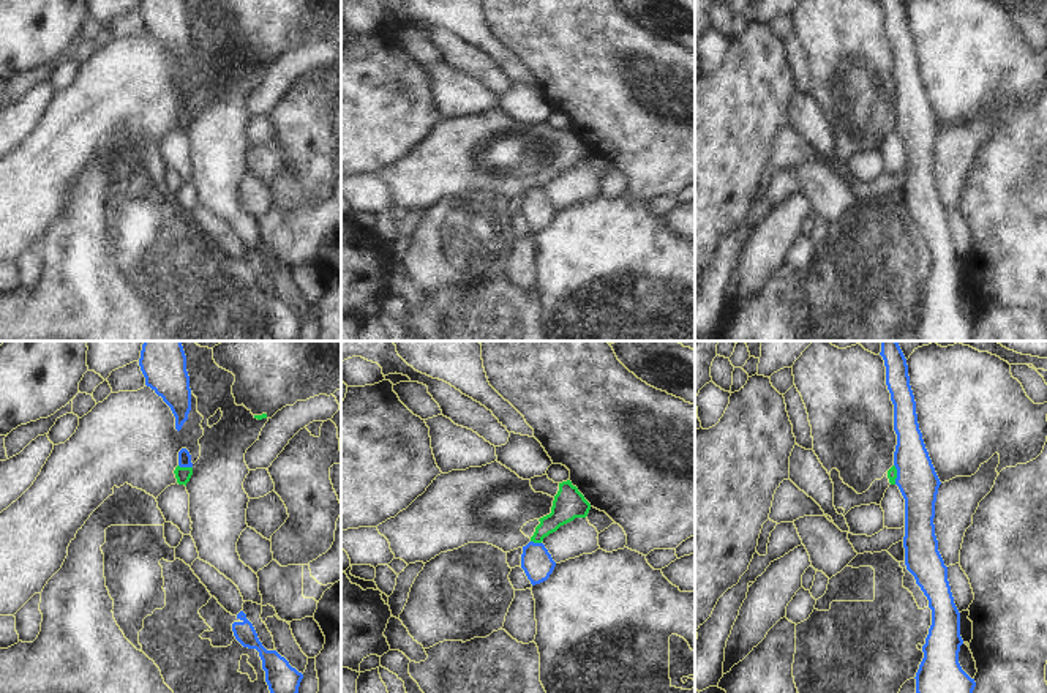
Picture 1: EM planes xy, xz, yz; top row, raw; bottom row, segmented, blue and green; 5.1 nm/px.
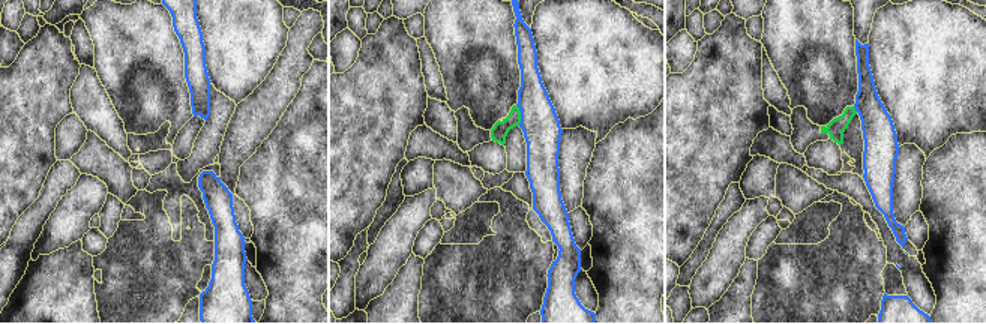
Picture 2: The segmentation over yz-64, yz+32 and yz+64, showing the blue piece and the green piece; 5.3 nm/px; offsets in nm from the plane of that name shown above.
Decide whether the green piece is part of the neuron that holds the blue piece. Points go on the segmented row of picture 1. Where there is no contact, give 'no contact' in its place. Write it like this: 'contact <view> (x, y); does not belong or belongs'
contact xy (185, 466); does not belong

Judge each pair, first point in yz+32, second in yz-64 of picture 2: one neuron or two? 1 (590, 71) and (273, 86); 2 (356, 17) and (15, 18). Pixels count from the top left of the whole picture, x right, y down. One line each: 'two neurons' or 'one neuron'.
1: two neurons
2: one neuron

